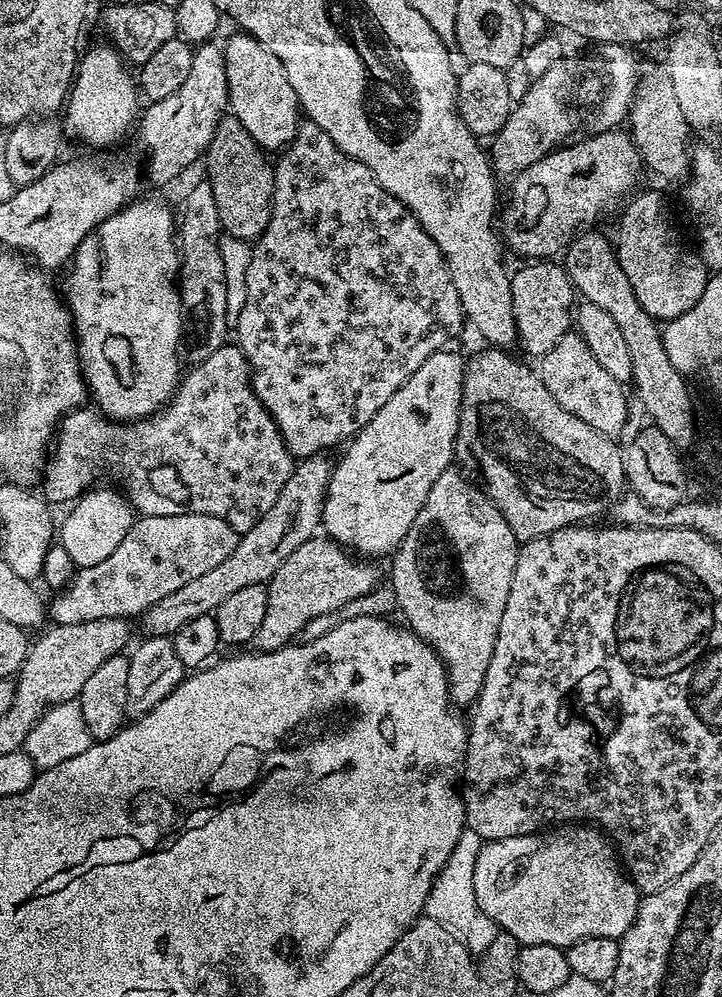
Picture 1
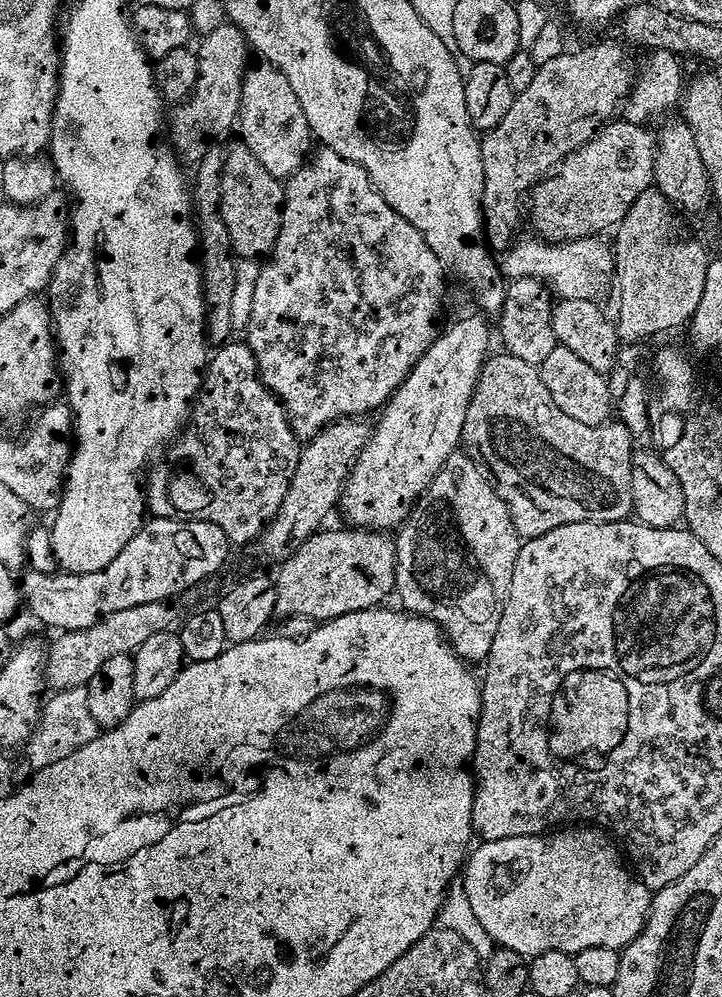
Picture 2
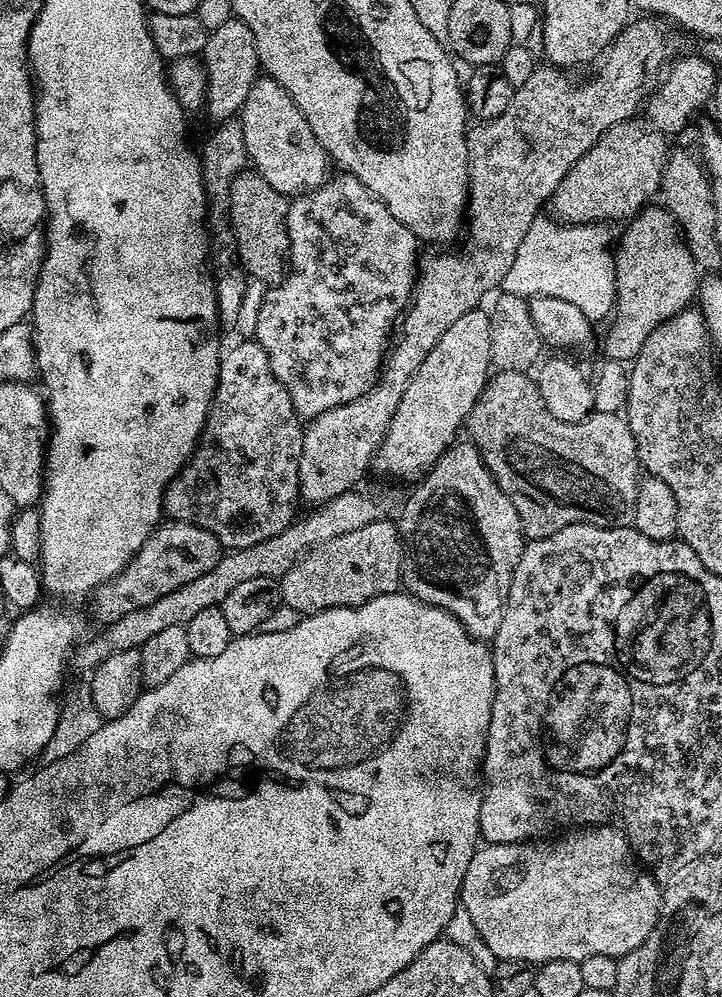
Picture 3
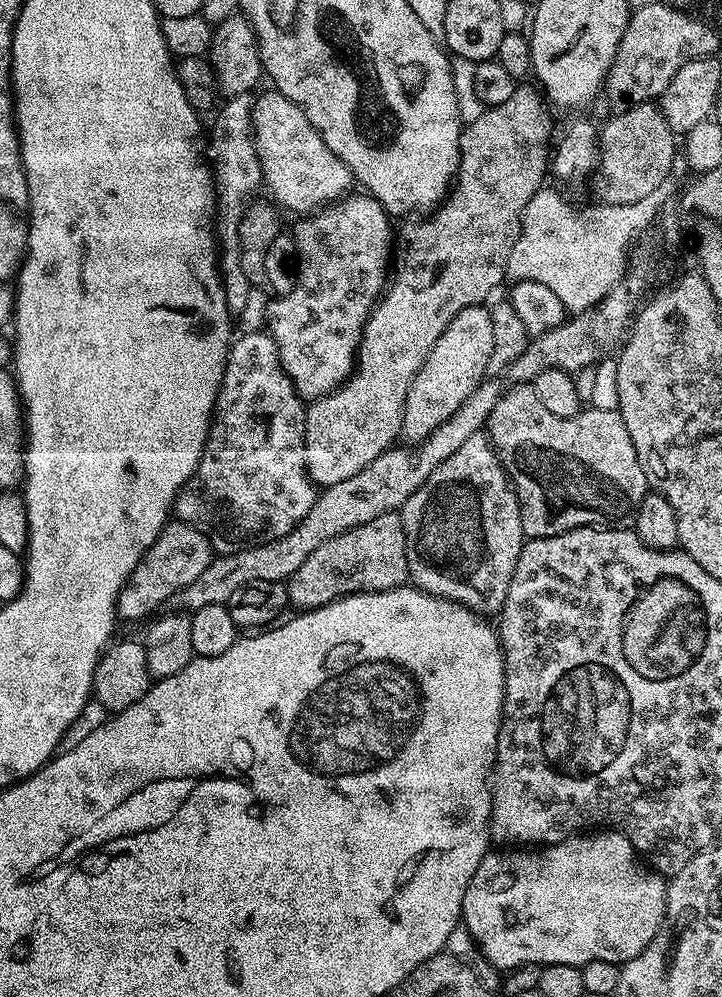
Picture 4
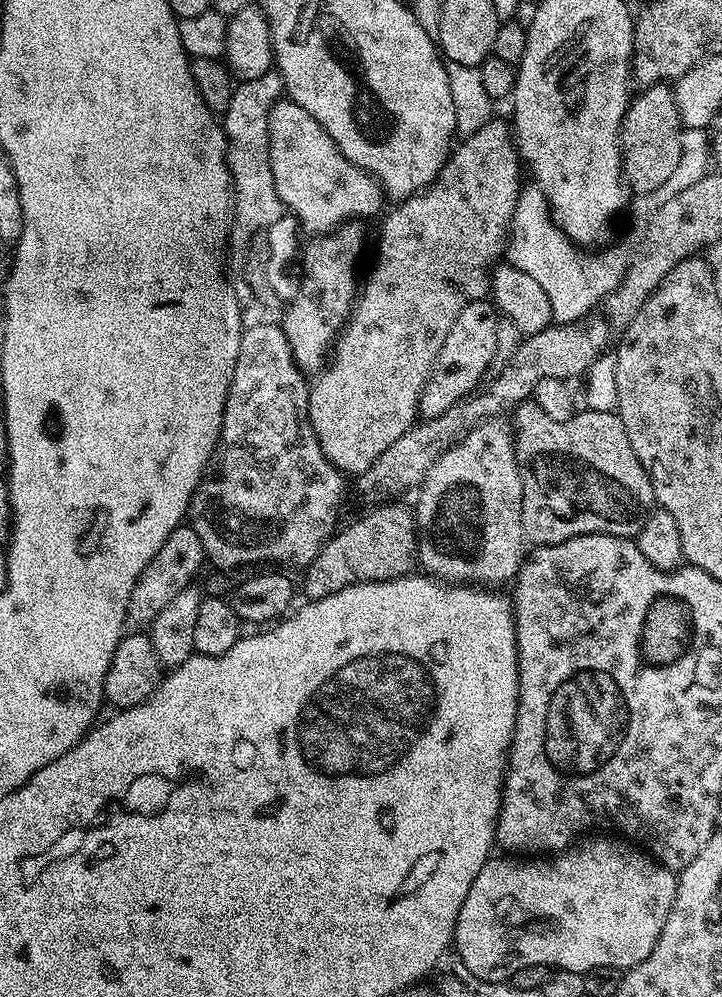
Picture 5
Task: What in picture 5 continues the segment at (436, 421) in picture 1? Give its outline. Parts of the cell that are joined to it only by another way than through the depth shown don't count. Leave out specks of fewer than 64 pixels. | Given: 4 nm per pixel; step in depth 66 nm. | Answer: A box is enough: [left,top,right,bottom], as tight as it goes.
[419,299,498,420]

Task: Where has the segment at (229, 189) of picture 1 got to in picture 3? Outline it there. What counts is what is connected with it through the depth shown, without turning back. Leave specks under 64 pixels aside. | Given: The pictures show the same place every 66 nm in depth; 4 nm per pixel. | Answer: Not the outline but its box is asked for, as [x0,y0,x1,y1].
[228,170,289,282]

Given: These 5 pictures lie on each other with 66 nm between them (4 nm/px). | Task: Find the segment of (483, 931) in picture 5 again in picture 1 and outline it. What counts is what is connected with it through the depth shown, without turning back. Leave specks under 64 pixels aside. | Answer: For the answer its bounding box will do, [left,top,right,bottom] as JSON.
[474,826,642,950]

